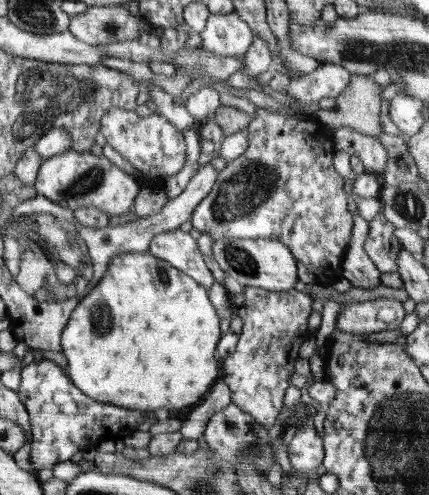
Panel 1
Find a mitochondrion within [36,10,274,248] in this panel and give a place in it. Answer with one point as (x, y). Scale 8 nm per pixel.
(91, 180)

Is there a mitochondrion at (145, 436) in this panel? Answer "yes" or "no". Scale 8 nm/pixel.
no

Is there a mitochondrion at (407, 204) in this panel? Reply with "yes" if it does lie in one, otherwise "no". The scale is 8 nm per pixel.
yes

